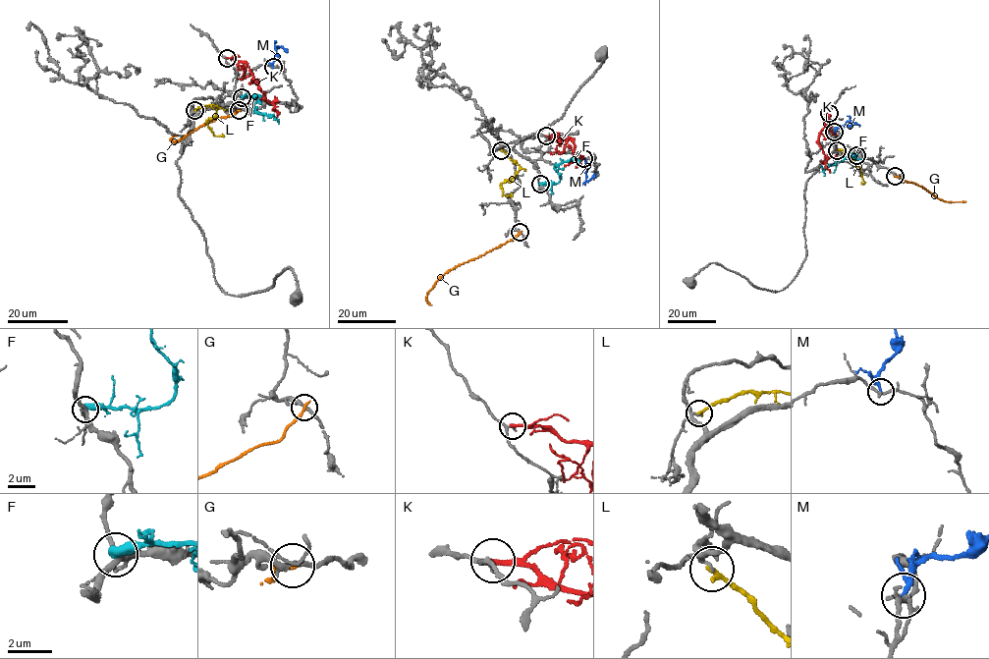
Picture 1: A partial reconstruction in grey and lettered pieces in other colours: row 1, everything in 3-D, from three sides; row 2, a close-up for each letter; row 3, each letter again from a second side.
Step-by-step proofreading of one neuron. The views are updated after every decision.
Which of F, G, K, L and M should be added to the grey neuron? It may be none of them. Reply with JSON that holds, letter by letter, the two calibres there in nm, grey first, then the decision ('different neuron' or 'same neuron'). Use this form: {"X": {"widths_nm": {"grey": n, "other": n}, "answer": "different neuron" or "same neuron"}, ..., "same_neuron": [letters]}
{"F": {"widths_nm": {"grey": 220, "other": 460}, "answer": "different neuron"}, "G": {"widths_nm": {"grey": 240, "other": 240}, "answer": "different neuron"}, "K": {"widths_nm": {"grey": 170, "other": 240}, "answer": "different neuron"}, "L": {"widths_nm": {"grey": 120, "other": 240}, "answer": "different neuron"}, "M": {"widths_nm": {"grey": 180, "other": 240}, "answer": "different neuron"}, "same_neuron": []}

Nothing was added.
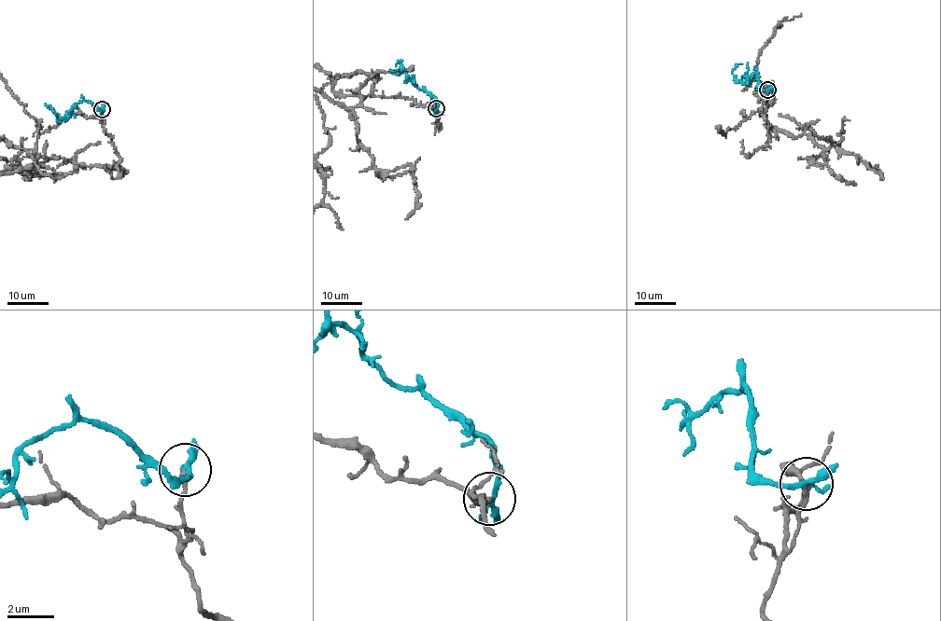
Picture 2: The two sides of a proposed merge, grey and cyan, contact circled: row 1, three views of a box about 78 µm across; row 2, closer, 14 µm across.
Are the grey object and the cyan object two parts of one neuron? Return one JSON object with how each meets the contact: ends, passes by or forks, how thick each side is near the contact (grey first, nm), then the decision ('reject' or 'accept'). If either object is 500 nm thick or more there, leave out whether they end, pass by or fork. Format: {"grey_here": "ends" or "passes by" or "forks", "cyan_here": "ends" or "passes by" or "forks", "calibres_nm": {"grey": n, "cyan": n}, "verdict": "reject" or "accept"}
{"grey_here": "ends", "cyan_here": "passes by", "calibres_nm": {"grey": 220, "cyan": 240}, "verdict": "reject"}

